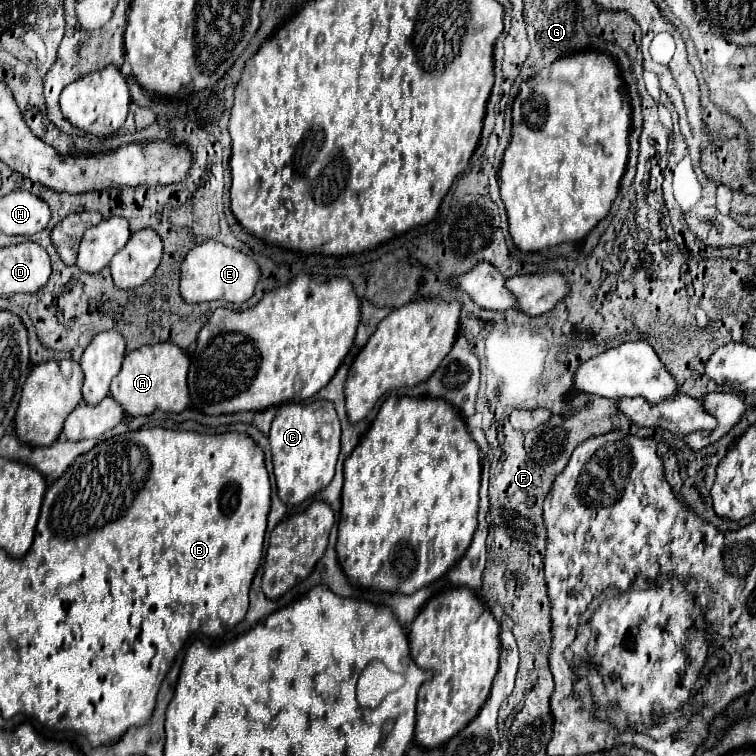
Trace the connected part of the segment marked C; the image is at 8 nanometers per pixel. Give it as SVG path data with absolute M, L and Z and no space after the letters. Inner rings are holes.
M316 399L312 403L282 405L272 421L268 439L272 449L278 497L284 505L298 505L328 487L334 477L340 453L340 423L332 401Z

